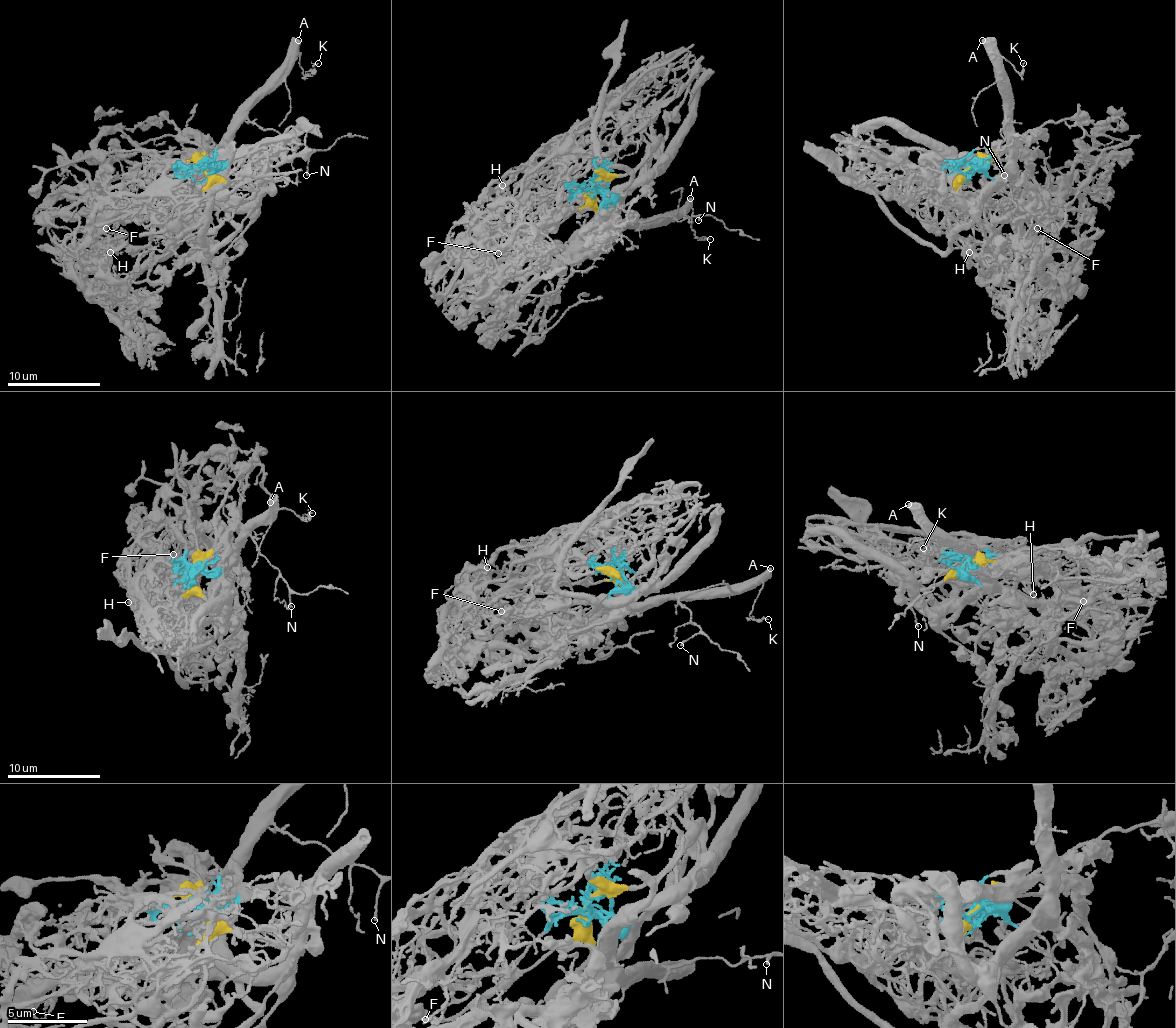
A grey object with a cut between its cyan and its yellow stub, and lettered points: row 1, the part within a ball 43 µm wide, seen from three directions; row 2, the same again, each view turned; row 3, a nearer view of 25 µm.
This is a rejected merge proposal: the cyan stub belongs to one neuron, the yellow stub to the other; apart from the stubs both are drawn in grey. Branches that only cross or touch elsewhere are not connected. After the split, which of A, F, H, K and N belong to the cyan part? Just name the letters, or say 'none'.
F, H

